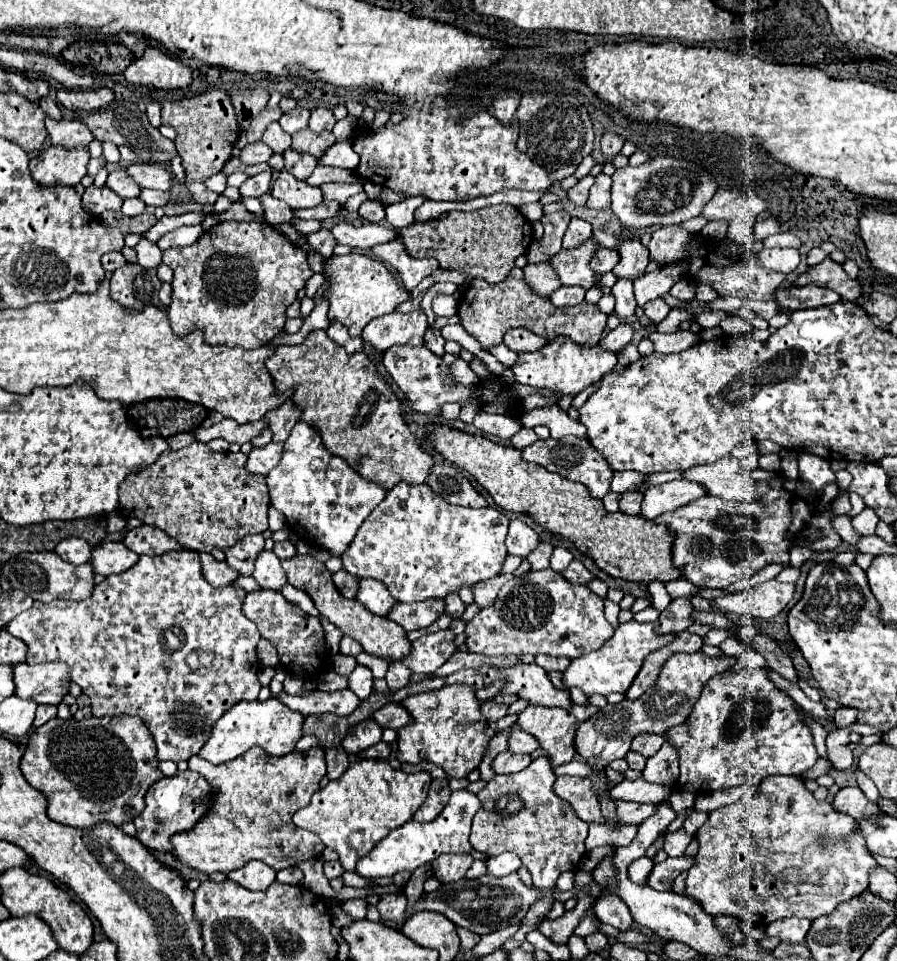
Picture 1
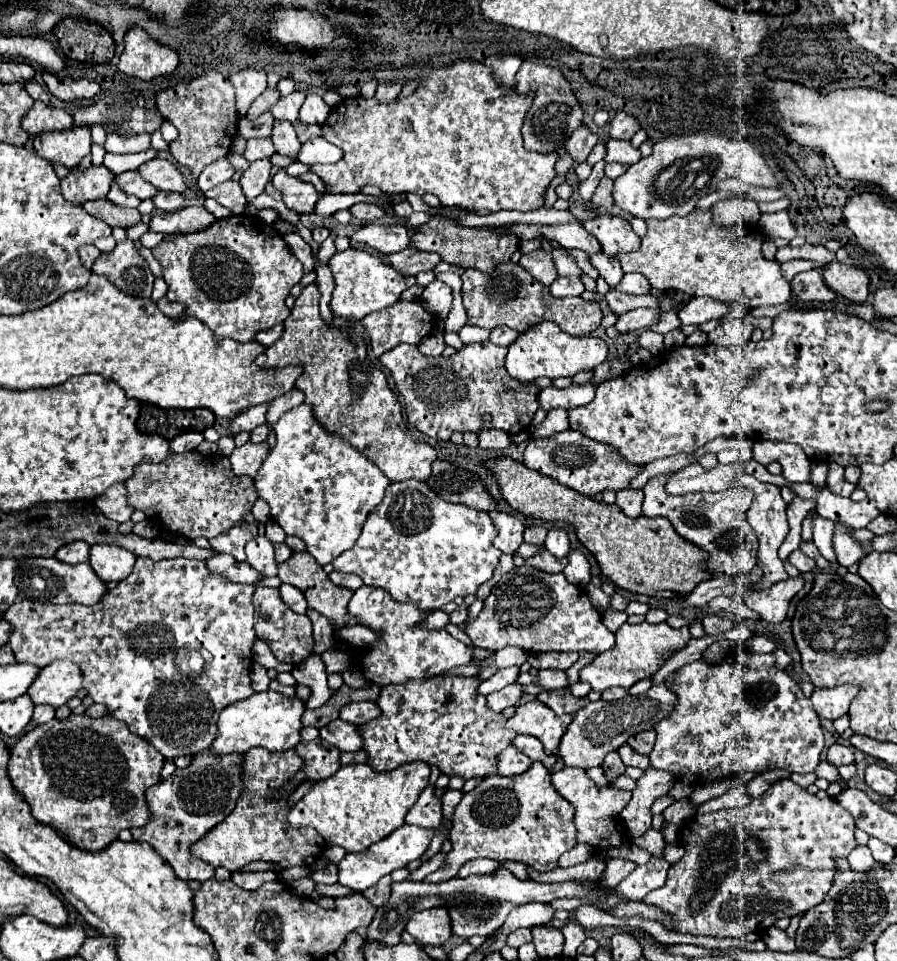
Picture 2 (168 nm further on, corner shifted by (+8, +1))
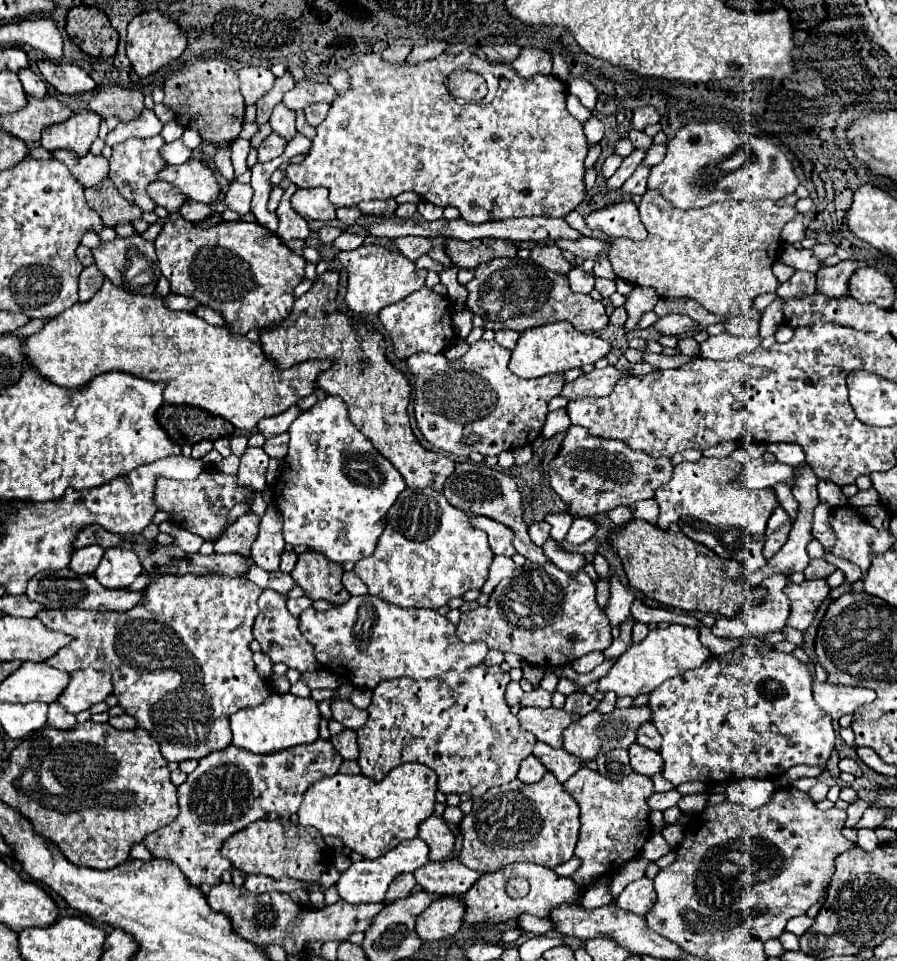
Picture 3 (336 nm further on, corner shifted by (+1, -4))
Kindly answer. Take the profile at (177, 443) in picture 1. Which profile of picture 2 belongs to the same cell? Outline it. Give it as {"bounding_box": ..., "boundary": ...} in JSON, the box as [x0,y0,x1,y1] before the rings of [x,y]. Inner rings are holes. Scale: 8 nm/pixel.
{"bounding_box":[171,432,203,452],"boundary":[[[197,432],[183,434],[183,436],[177,436],[177,438],[171,442],[171,450],[173,450],[173,452],[187,452],[187,450],[195,450],[201,442],[203,442],[203,436],[201,436],[201,434],[197,434]]]}

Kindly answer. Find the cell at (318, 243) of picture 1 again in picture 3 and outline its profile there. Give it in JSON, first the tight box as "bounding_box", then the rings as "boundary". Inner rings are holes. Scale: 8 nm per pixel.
{"bounding_box":[318,225,342,243],"boundary":[[[324,225],[324,227],[320,229],[320,233],[318,233],[318,235],[320,235],[320,241],[322,241],[322,243],[332,243],[340,233],[342,233],[342,229],[340,229],[340,227]]]}

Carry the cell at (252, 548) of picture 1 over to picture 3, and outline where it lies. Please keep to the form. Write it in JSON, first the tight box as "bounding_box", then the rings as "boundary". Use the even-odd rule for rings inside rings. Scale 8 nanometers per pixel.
{"bounding_box":[214,513,260,557],"boundary":[[[254,513],[238,517],[234,525],[230,525],[214,541],[216,553],[238,553],[238,555],[250,557],[250,547],[258,535],[258,525],[260,525],[260,519]]]}

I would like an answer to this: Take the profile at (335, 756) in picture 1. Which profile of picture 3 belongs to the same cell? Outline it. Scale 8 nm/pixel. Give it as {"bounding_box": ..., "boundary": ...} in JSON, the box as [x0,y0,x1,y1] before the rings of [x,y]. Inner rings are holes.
{"bounding_box":[144,739,340,887],"boundary":[[[324,739],[272,755],[248,753],[234,745],[214,751],[200,759],[198,767],[178,787],[180,815],[170,825],[148,835],[144,845],[152,857],[176,863],[194,887],[222,883],[222,873],[230,867],[230,861],[220,855],[224,839],[258,819],[288,821],[298,811],[306,789],[324,777],[336,775],[340,765],[340,755]]]}

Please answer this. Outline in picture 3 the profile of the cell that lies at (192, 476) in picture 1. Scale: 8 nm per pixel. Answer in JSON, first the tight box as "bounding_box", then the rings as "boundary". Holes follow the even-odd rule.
{"bounding_box":[154,469,252,541],"boundary":[[[204,469],[196,479],[190,481],[174,481],[174,479],[156,479],[156,495],[154,503],[158,511],[166,511],[172,521],[188,529],[194,535],[200,535],[204,541],[212,541],[220,537],[228,525],[228,513],[236,503],[252,503],[252,491],[248,487],[240,487],[234,475],[226,475],[222,471]]]}

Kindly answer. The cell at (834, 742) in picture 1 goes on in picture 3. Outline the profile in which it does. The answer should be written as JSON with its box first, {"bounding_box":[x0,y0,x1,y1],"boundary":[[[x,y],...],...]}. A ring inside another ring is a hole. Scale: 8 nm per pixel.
{"bounding_box":[838,757,862,777],"boundary":[[[844,757],[844,759],[840,759],[838,767],[840,767],[840,771],[852,773],[852,775],[856,775],[856,777],[860,777],[860,775],[862,775],[862,769],[858,767],[858,763],[856,763],[852,757]]]}

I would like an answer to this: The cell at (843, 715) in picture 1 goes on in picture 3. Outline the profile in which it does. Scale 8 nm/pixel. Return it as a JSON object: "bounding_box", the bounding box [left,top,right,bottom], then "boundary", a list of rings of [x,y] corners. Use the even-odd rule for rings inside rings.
{"bounding_box":[814,683,876,721],"boundary":[[[814,683],[814,701],[826,711],[834,721],[842,715],[852,715],[860,705],[872,703],[876,693],[872,689],[862,687],[846,687],[846,685],[830,685],[830,683]]]}

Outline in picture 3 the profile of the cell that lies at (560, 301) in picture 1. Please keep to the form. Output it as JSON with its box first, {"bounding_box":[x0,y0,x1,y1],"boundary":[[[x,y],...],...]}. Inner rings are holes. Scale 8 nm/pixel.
{"bounding_box":[568,267,594,293],"boundary":[[[574,267],[568,273],[568,281],[570,281],[570,289],[574,293],[590,293],[594,289],[594,275],[582,271],[580,267]]]}

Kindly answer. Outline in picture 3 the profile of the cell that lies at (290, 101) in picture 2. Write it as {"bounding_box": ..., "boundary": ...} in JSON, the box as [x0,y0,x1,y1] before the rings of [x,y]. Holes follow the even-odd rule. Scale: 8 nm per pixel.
{"bounding_box":[284,79,336,111],"boundary":[[[302,79],[294,85],[292,91],[284,95],[284,105],[292,111],[306,109],[310,103],[318,103],[318,101],[324,101],[330,105],[334,99],[334,93],[336,91],[330,83],[314,83],[314,81]]]}

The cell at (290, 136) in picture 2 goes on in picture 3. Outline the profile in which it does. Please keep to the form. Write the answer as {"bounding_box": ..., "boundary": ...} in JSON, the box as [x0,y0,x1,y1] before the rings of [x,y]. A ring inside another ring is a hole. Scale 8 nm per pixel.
{"bounding_box":[270,103,296,141],"boundary":[[[282,103],[274,107],[274,113],[270,117],[270,127],[276,135],[282,135],[286,141],[292,141],[296,137],[296,125],[294,125],[294,111],[284,107]]]}

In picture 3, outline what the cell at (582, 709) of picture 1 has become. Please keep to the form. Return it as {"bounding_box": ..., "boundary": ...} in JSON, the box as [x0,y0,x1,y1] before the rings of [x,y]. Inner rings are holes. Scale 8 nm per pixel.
{"bounding_box":[564,691,598,715],"boundary":[[[574,691],[570,695],[566,695],[566,705],[564,711],[568,713],[578,713],[578,715],[586,715],[590,711],[594,711],[598,705],[598,701],[590,695],[586,695],[584,691]]]}

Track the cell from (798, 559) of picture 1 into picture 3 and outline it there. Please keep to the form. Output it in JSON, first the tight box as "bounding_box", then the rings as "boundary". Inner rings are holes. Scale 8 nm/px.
{"bounding_box":[804,559,836,579],"boundary":[[[810,559],[808,567],[804,569],[806,579],[828,579],[828,575],[832,575],[836,571],[834,565],[826,563],[824,559]]]}

